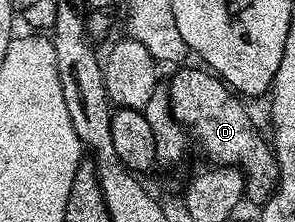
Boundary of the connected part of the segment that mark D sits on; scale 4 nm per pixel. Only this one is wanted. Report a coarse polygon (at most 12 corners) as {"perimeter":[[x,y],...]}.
{"perimeter":[[198,65],[171,78],[171,114],[208,163],[243,171],[246,201],[279,186],[244,99]]}

